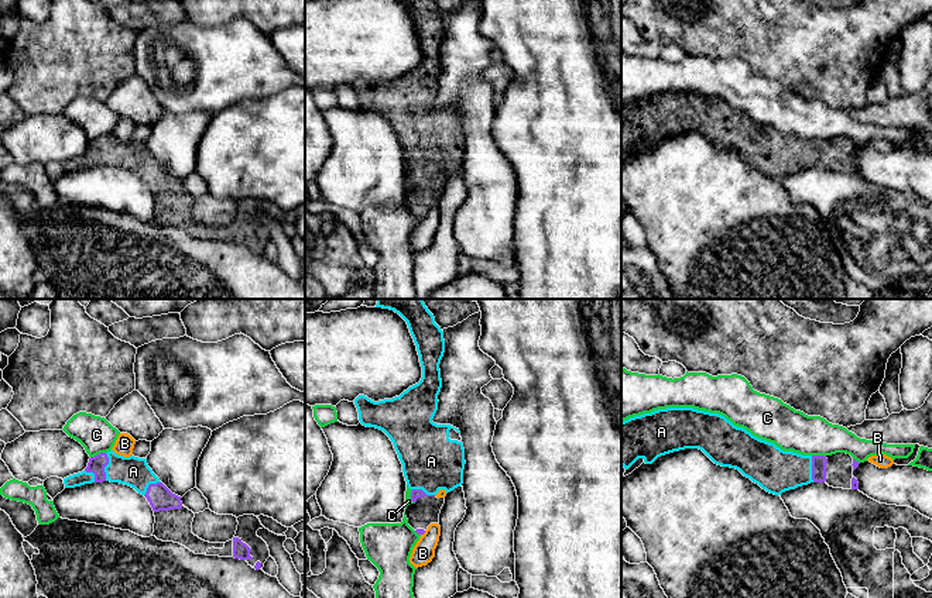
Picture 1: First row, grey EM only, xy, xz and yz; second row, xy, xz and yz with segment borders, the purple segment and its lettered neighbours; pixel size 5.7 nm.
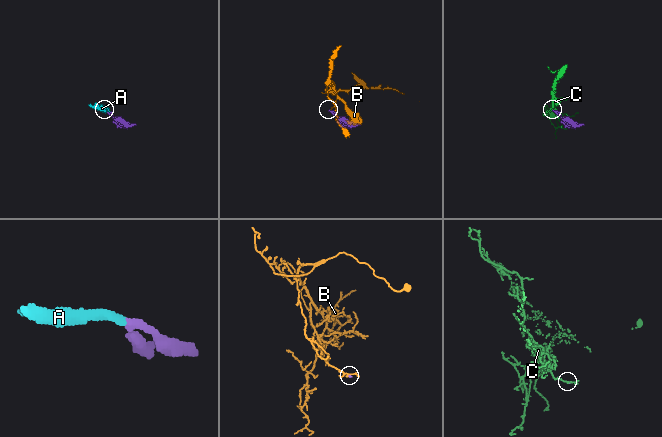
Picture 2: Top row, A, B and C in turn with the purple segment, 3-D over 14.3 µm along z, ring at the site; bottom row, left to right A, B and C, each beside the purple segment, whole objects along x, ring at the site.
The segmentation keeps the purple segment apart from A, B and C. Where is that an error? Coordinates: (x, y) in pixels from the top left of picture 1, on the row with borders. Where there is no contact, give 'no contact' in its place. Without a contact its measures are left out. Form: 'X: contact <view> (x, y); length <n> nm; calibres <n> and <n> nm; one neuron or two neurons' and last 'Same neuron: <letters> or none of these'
A: contact xy (105, 466); length 160 nm; calibres 100 and 170 nm; one neuron
B: contact xz (422, 533); length 40 nm; calibres 30 and 130 nm; two neurons
C: contact xy (98, 454); length 90 nm; calibres 100 and 200 nm; two neurons
Same neuron: A

